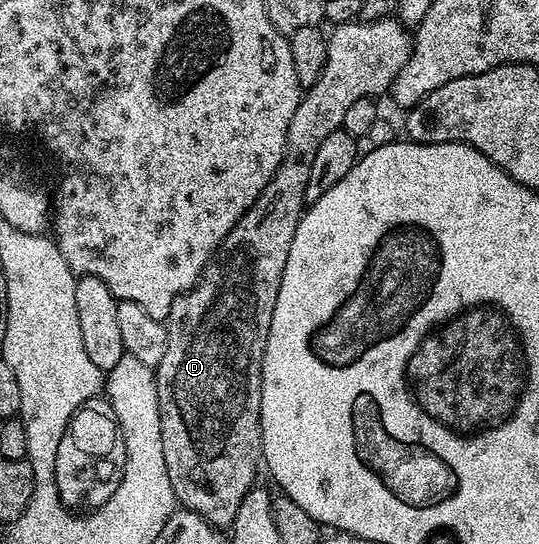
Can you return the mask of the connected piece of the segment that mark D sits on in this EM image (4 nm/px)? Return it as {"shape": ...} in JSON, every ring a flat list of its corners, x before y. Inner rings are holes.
{"shape":[[392,16,379,18,373,22,363,20,341,22,333,30,336,31,331,31,328,34,326,64,322,68,322,76,313,86,309,86,303,91,298,108,294,112,294,120,290,120,290,128,286,136,288,146,284,149,282,164,274,172,270,184,266,184,266,188,262,188,258,200,254,200,251,208,238,220,238,224,234,224,232,231,222,240,222,244,216,249,210,261,204,265,204,271,200,273,200,278,193,284,192,289,180,294,174,300,166,319,168,327,166,353,162,356,162,364,158,364,154,368,158,412,161,416,163,455,166,456,166,472,170,472,170,488,174,488,176,501,183,509,193,510,195,514,202,516,211,526,217,528,231,527,234,516,238,516,238,507,242,504,246,492,257,485,256,465,259,467,262,462,260,453,260,373,262,372,262,360,270,332,270,320,274,316,274,304,278,300,278,288,282,284,282,272,286,268,286,256,290,256,290,244,294,240,294,232,300,223,300,215,306,209,304,201,306,180,310,180,310,164,314,164,314,152,318,152,318,144,322,144,322,140,326,140,326,136,330,136,330,132,343,127,346,111,349,110,350,104,354,104,354,100,375,99,376,94,387,95,391,91,394,76,398,76,402,64,406,64,406,60,412,51,409,27]]}

